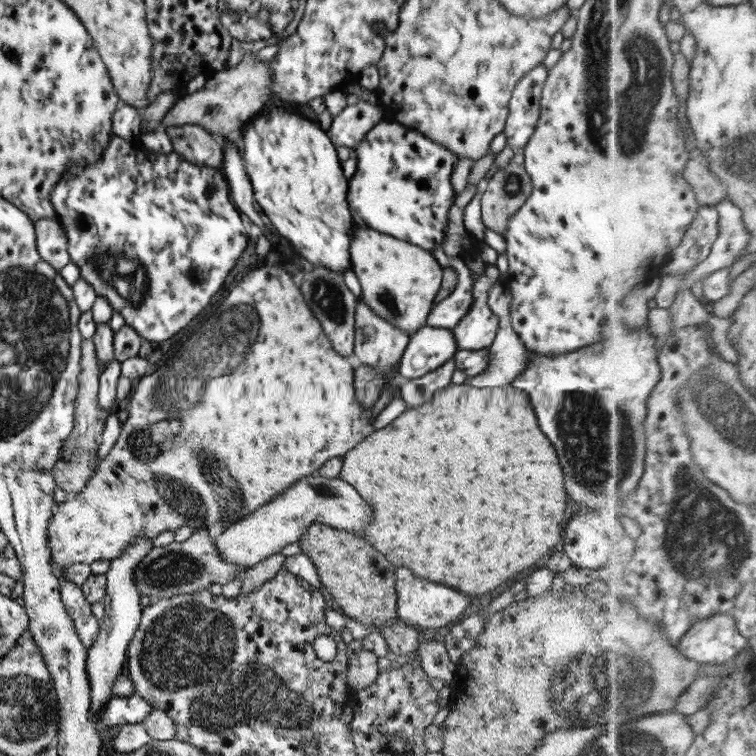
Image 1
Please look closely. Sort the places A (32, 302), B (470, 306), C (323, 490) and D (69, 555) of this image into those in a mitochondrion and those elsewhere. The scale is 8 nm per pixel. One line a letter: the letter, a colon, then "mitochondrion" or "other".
A: mitochondrion
B: other
C: mitochondrion
D: other

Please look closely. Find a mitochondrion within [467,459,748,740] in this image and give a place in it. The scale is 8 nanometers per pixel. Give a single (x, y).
(626, 684)

